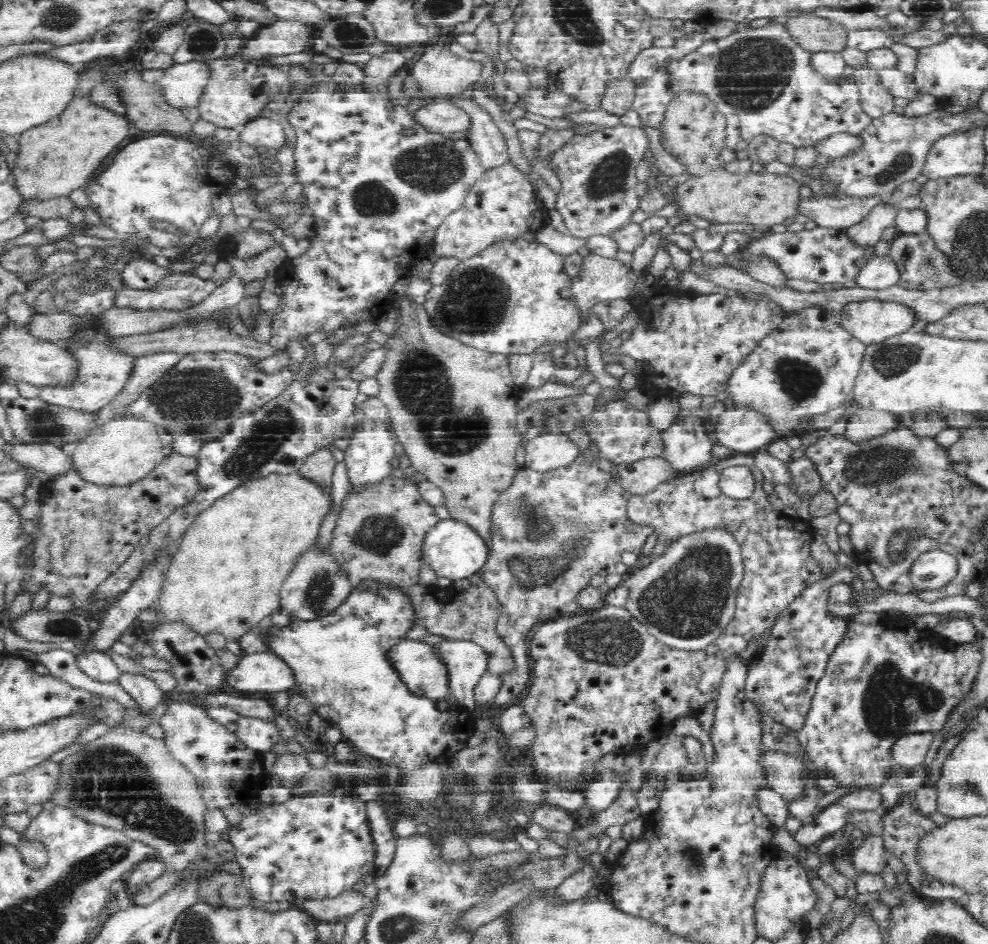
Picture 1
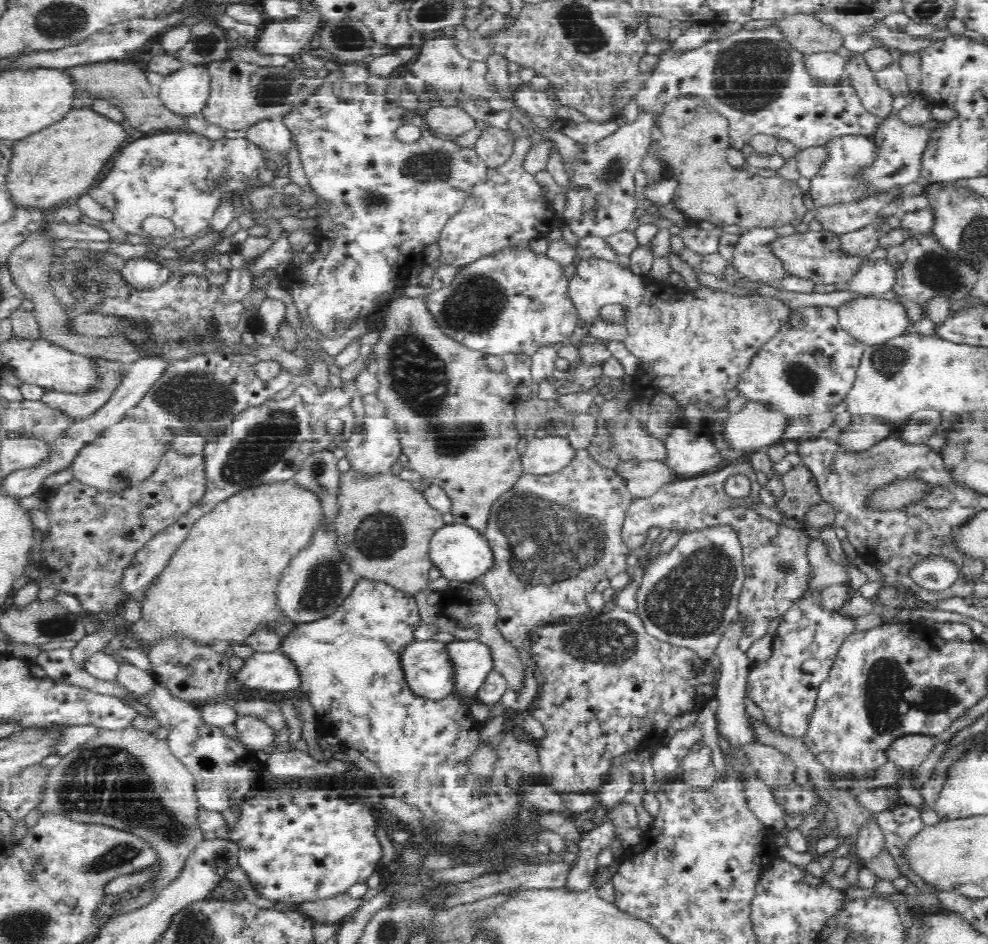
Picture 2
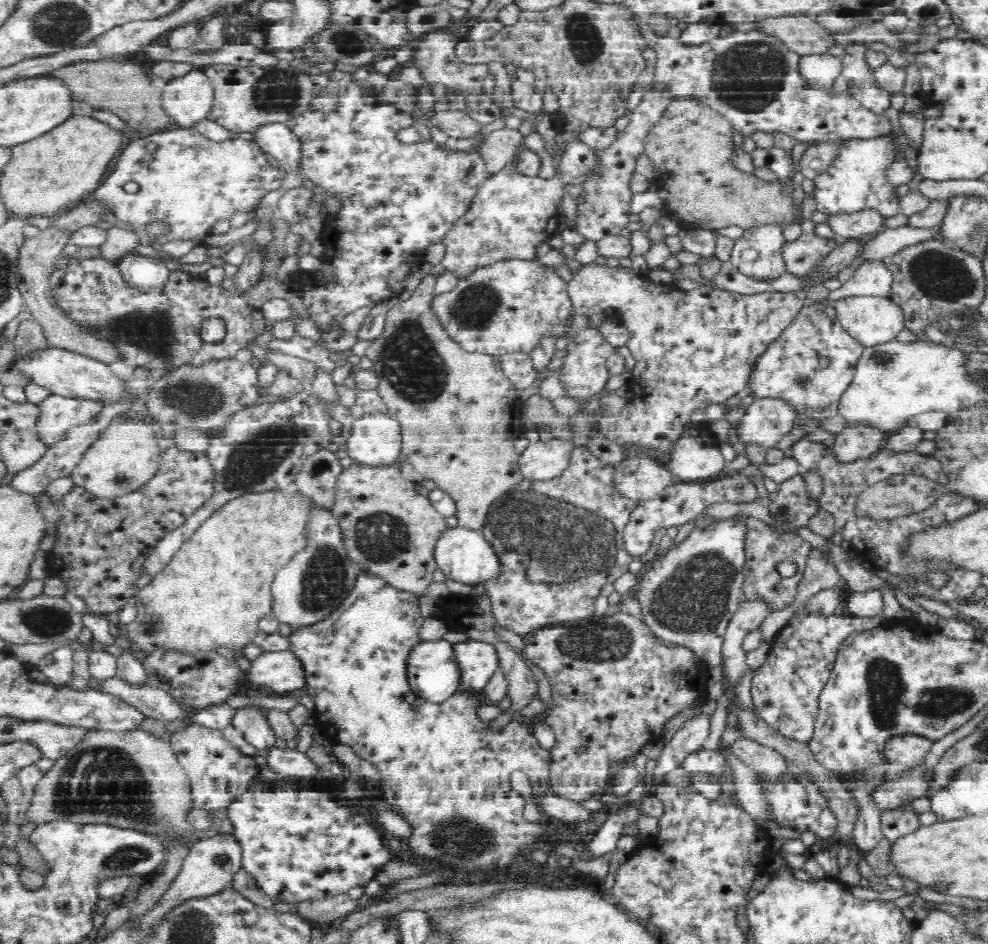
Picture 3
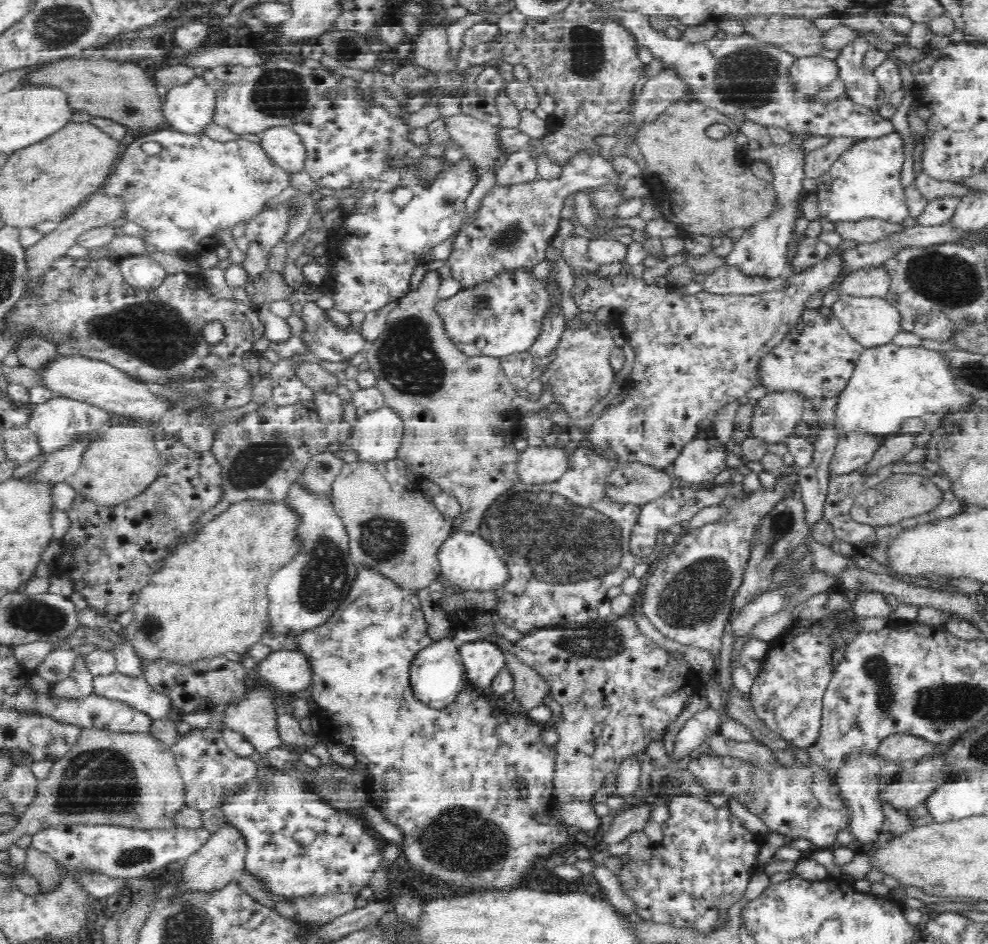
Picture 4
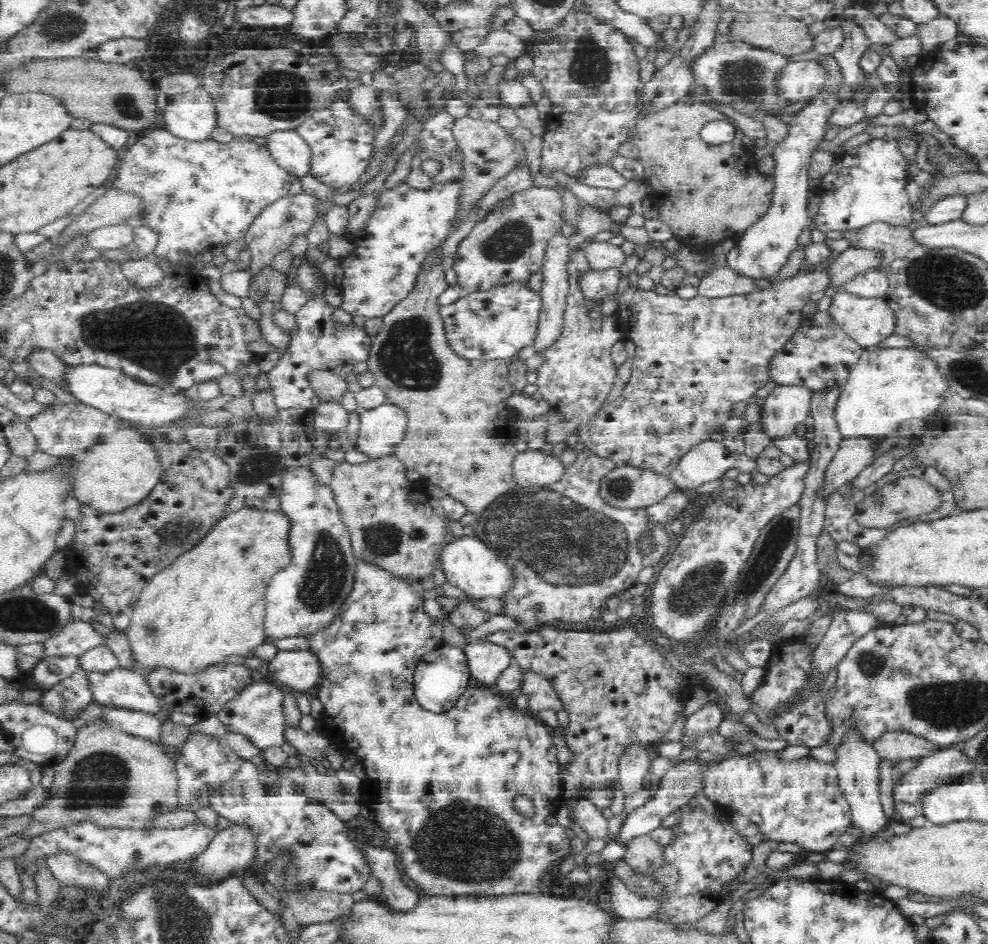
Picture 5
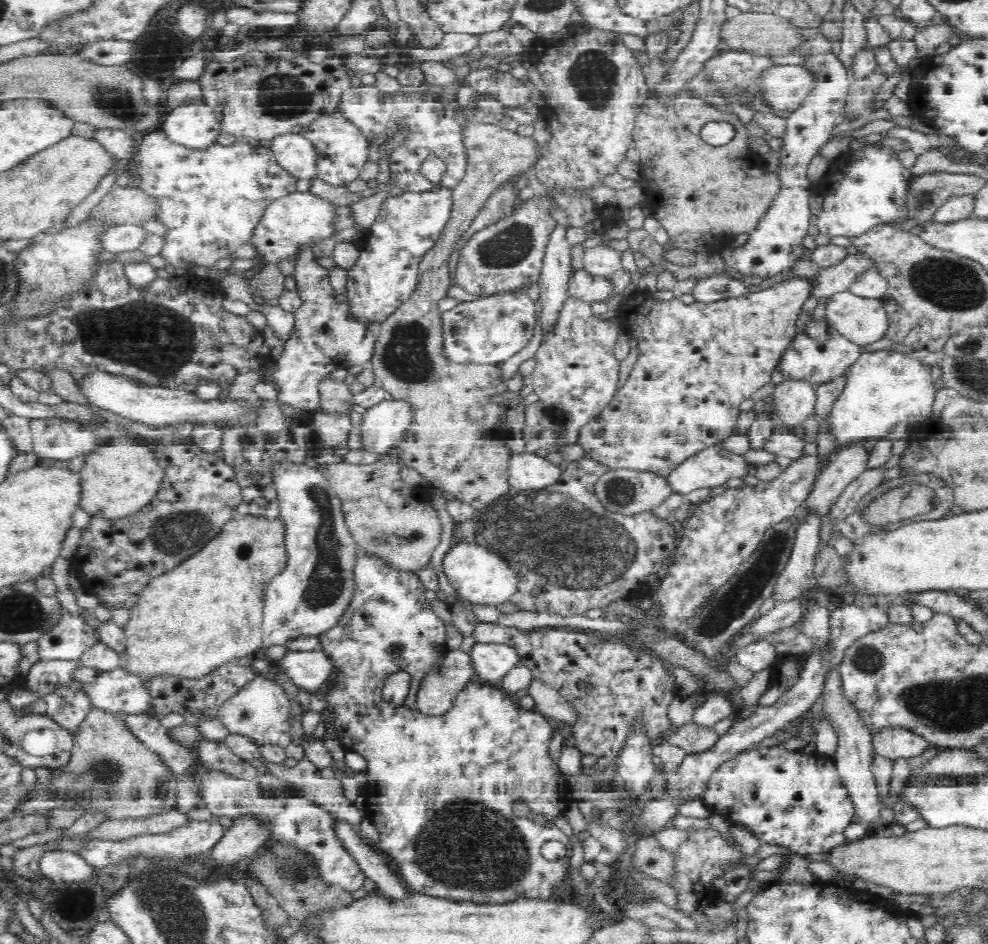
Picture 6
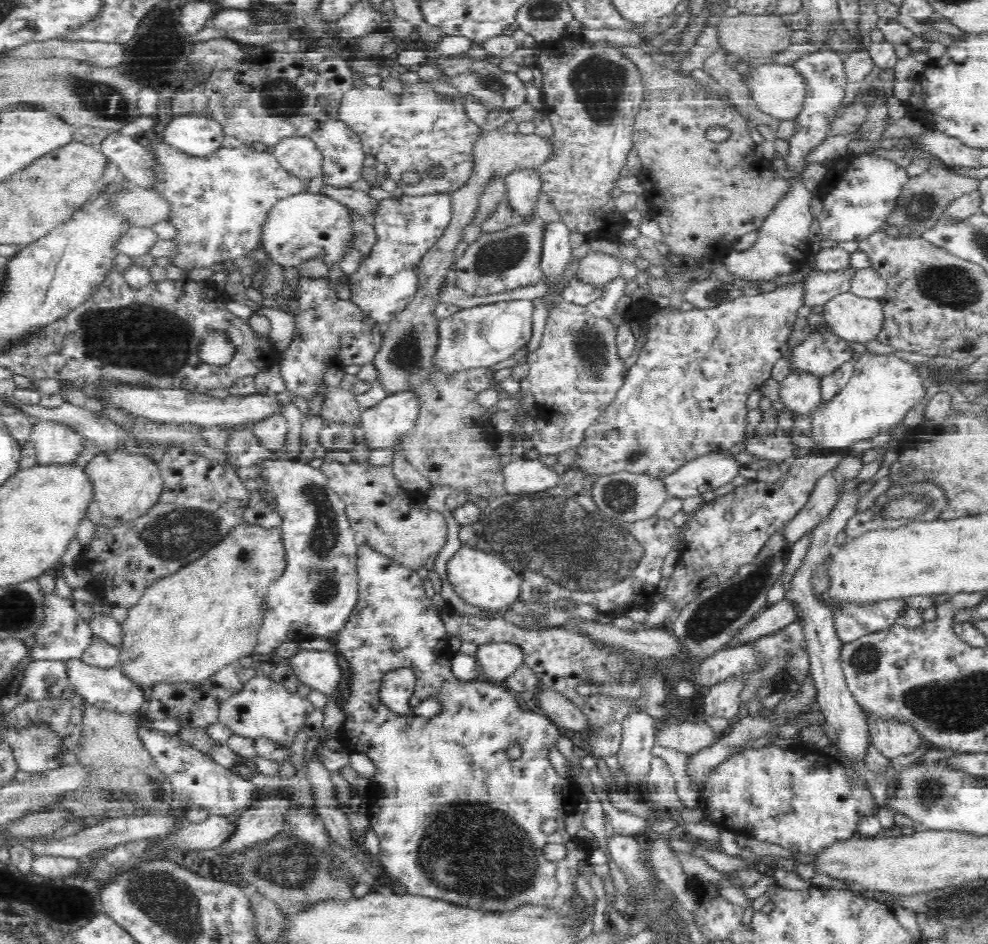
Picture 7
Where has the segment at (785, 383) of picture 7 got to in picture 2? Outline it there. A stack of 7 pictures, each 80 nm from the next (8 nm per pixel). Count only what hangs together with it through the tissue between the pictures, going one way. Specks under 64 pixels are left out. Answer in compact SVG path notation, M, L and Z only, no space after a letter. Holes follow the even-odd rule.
M748 401L740 412L725 421L723 436L736 450L758 451L760 448L777 445L784 436L786 427L790 426L790 422L788 414L784 413L782 409L778 409L774 403Z

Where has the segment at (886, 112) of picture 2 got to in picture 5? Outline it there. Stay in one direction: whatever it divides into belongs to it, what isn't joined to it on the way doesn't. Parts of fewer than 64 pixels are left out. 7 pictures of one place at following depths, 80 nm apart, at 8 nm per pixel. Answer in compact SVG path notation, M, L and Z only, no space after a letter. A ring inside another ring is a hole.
M850 9L847 11L846 17L842 19L840 28L844 41L840 49L833 53L841 66L845 84L848 87L852 87L856 85L858 80L866 78L866 75L862 73L862 69L858 67L858 60L868 48L872 48L866 32L855 20L856 13L858 13L857 10Z

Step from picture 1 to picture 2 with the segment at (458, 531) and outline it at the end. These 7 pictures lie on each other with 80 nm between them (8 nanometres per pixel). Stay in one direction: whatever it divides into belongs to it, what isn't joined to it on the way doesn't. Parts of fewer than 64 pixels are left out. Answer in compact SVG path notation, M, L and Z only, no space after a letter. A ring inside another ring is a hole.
M450 524L440 528L432 537L431 561L444 578L472 583L495 567L495 553L484 534L464 524Z

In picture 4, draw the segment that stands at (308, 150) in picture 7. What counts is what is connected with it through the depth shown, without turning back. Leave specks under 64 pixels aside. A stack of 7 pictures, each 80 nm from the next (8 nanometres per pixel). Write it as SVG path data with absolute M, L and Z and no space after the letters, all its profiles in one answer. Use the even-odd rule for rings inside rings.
M274 127L260 134L259 142L276 164L287 173L304 171L307 148L301 136L290 127Z

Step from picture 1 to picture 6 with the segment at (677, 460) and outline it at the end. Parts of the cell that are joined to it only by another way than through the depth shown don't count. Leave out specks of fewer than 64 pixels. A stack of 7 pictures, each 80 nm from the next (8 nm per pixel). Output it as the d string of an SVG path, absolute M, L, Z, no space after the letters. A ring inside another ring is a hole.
M716 446L688 458L665 476L665 479L672 493L685 496L702 488L718 488L727 480L745 476L751 468L753 466L744 461L742 456Z

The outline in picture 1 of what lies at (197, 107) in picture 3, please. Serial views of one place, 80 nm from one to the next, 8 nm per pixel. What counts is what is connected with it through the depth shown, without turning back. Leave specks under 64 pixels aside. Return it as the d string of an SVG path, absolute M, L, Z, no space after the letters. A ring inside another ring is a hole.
M174 63L171 69L164 71L157 92L172 108L196 108L204 96L210 77L207 63Z

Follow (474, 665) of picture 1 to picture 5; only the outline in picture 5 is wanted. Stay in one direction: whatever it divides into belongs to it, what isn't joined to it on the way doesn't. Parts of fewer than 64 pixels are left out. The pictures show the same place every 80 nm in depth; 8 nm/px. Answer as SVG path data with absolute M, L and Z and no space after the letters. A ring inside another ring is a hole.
M472 641L464 651L471 675L489 686L494 686L499 676L516 662L512 652L501 644Z

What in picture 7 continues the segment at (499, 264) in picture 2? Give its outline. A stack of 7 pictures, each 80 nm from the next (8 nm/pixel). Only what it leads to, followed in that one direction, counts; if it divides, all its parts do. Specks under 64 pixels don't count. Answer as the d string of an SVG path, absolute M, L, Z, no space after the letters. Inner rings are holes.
M511 300L459 311L438 321L438 344L432 356L433 374L452 378L460 372L488 369L508 359L532 338L531 300Z

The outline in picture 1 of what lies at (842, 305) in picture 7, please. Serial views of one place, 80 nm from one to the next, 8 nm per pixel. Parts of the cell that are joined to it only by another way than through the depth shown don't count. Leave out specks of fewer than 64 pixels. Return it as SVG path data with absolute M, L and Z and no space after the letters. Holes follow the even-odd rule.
M877 300L851 302L845 304L839 312L840 318L842 319L841 325L844 329L865 345L879 343L906 332L912 327L916 319L912 310L904 304L884 303L883 301Z

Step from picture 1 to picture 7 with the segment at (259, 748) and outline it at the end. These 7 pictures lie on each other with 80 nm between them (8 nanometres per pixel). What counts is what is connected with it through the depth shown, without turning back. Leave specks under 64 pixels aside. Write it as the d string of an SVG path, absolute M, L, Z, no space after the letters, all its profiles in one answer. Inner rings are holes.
M258 671L240 692L221 704L219 722L232 730L234 735L251 739L266 736L286 745L292 743L294 736L303 730L308 717L315 710L308 697L302 698L296 691L288 690L284 685L274 682L270 675Z

